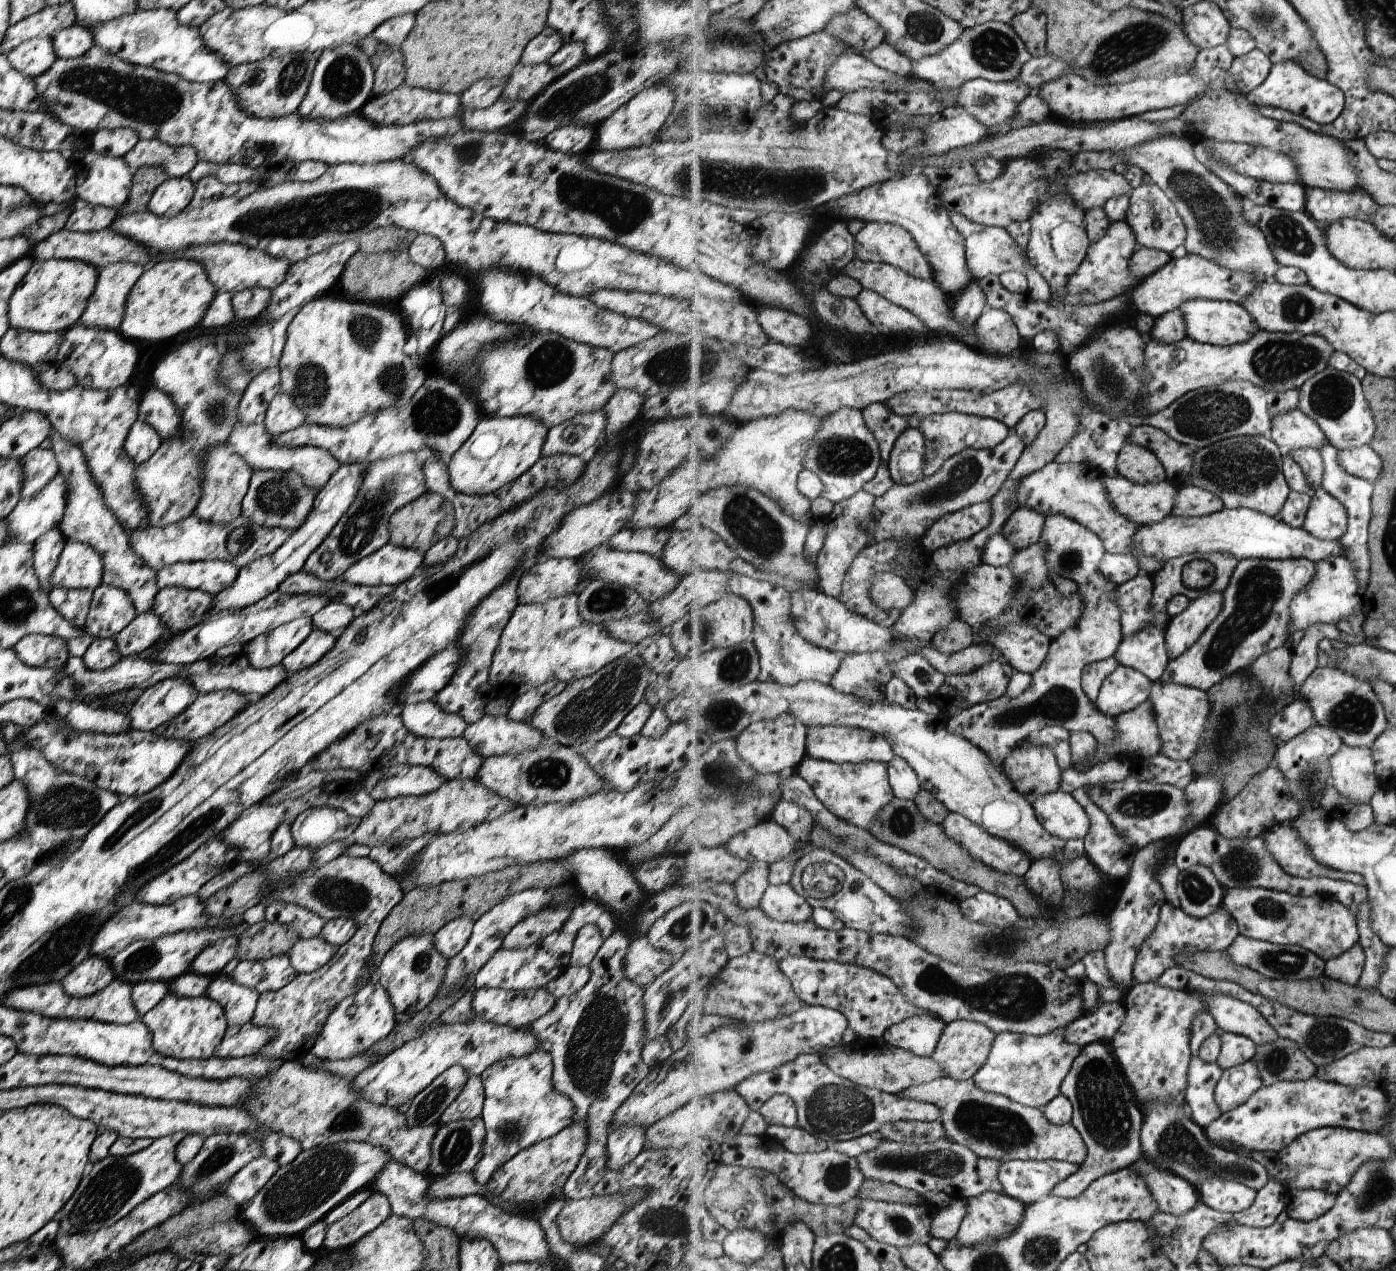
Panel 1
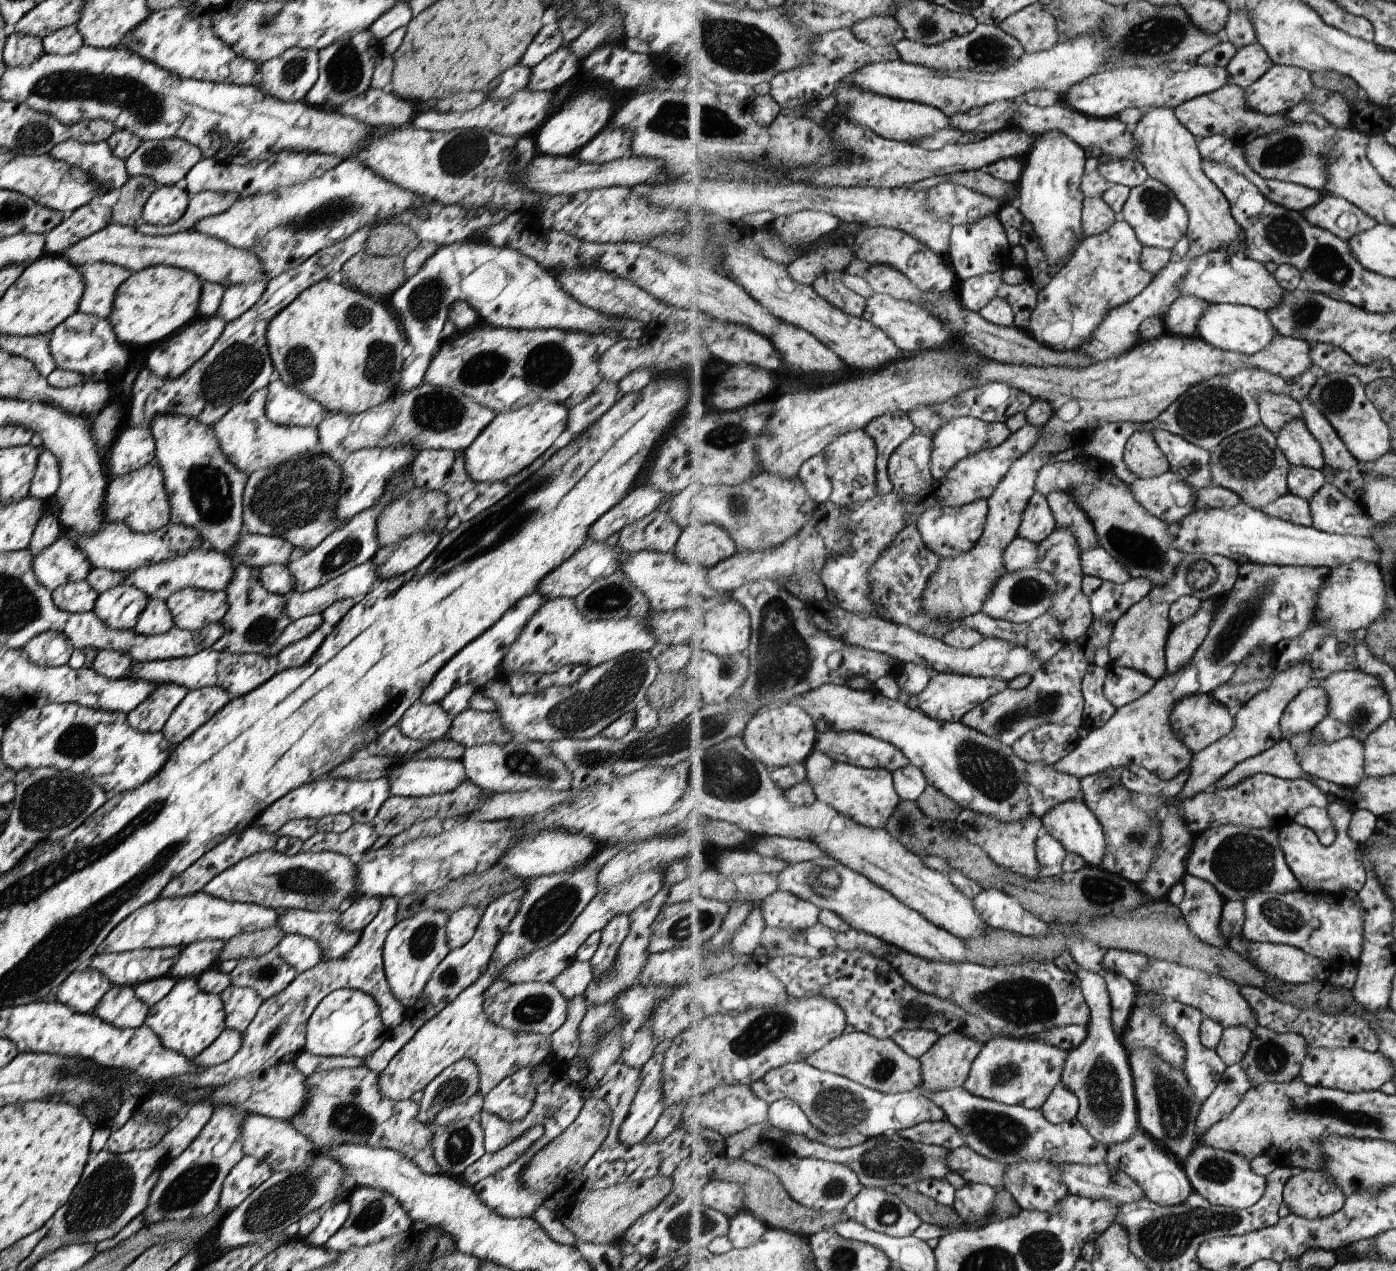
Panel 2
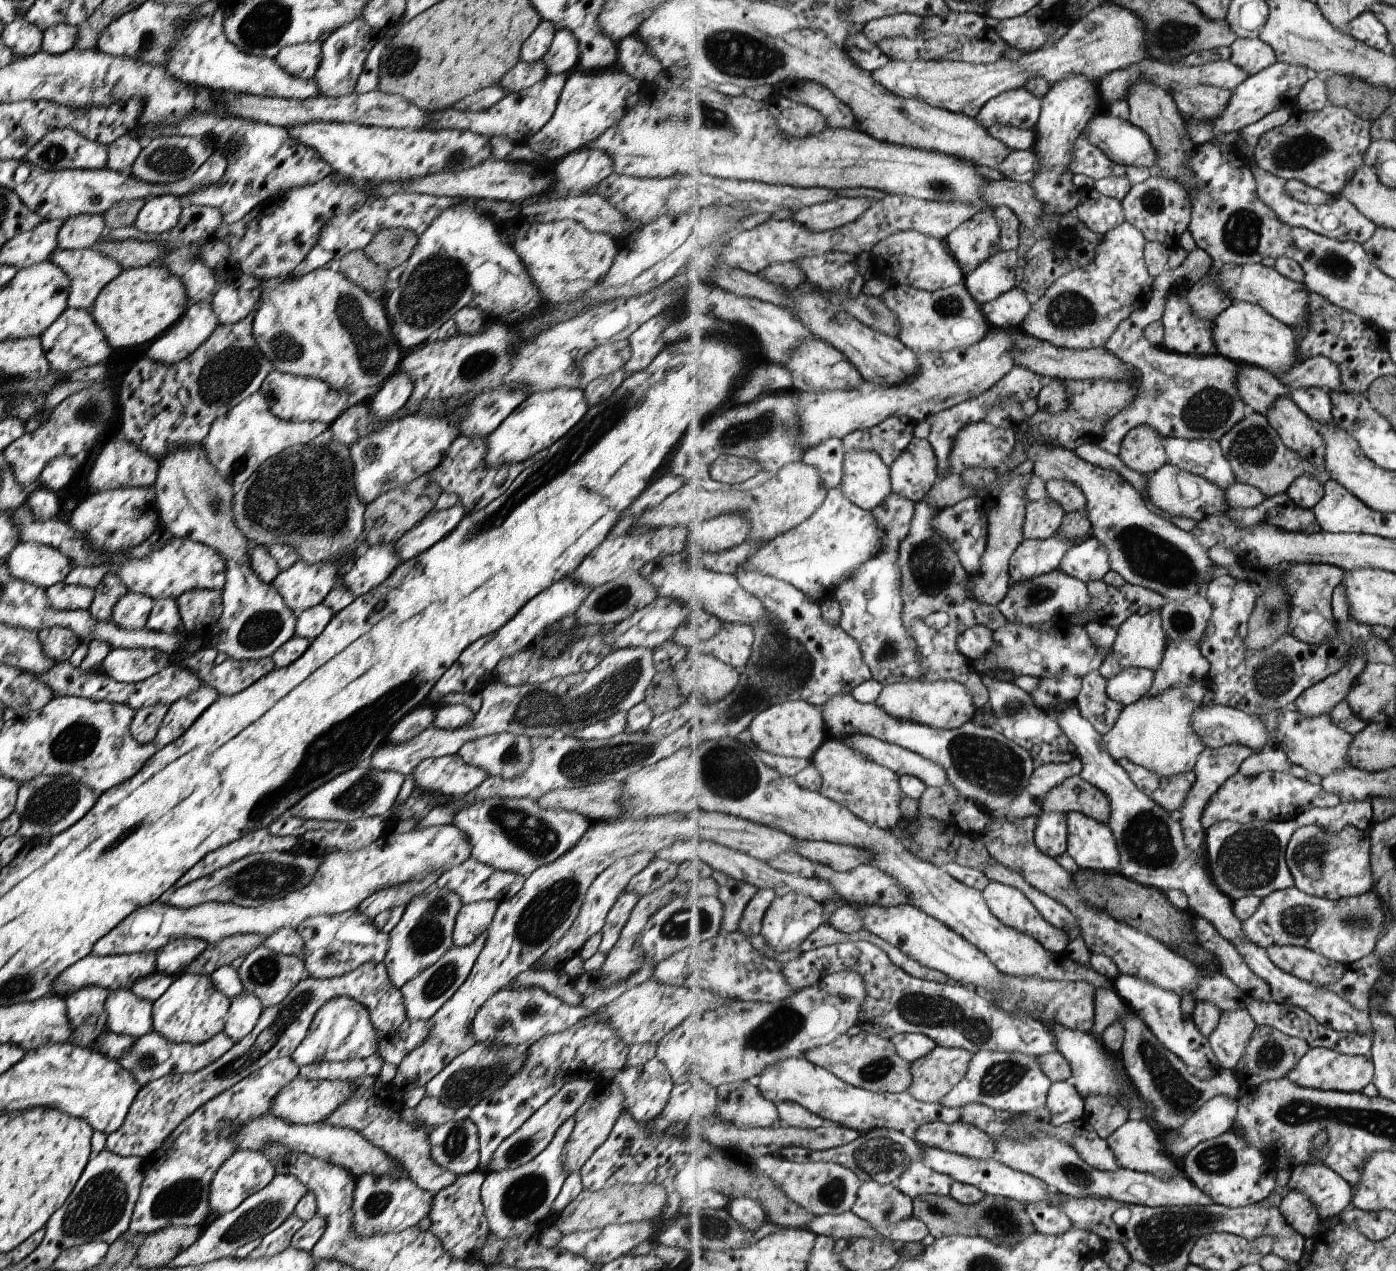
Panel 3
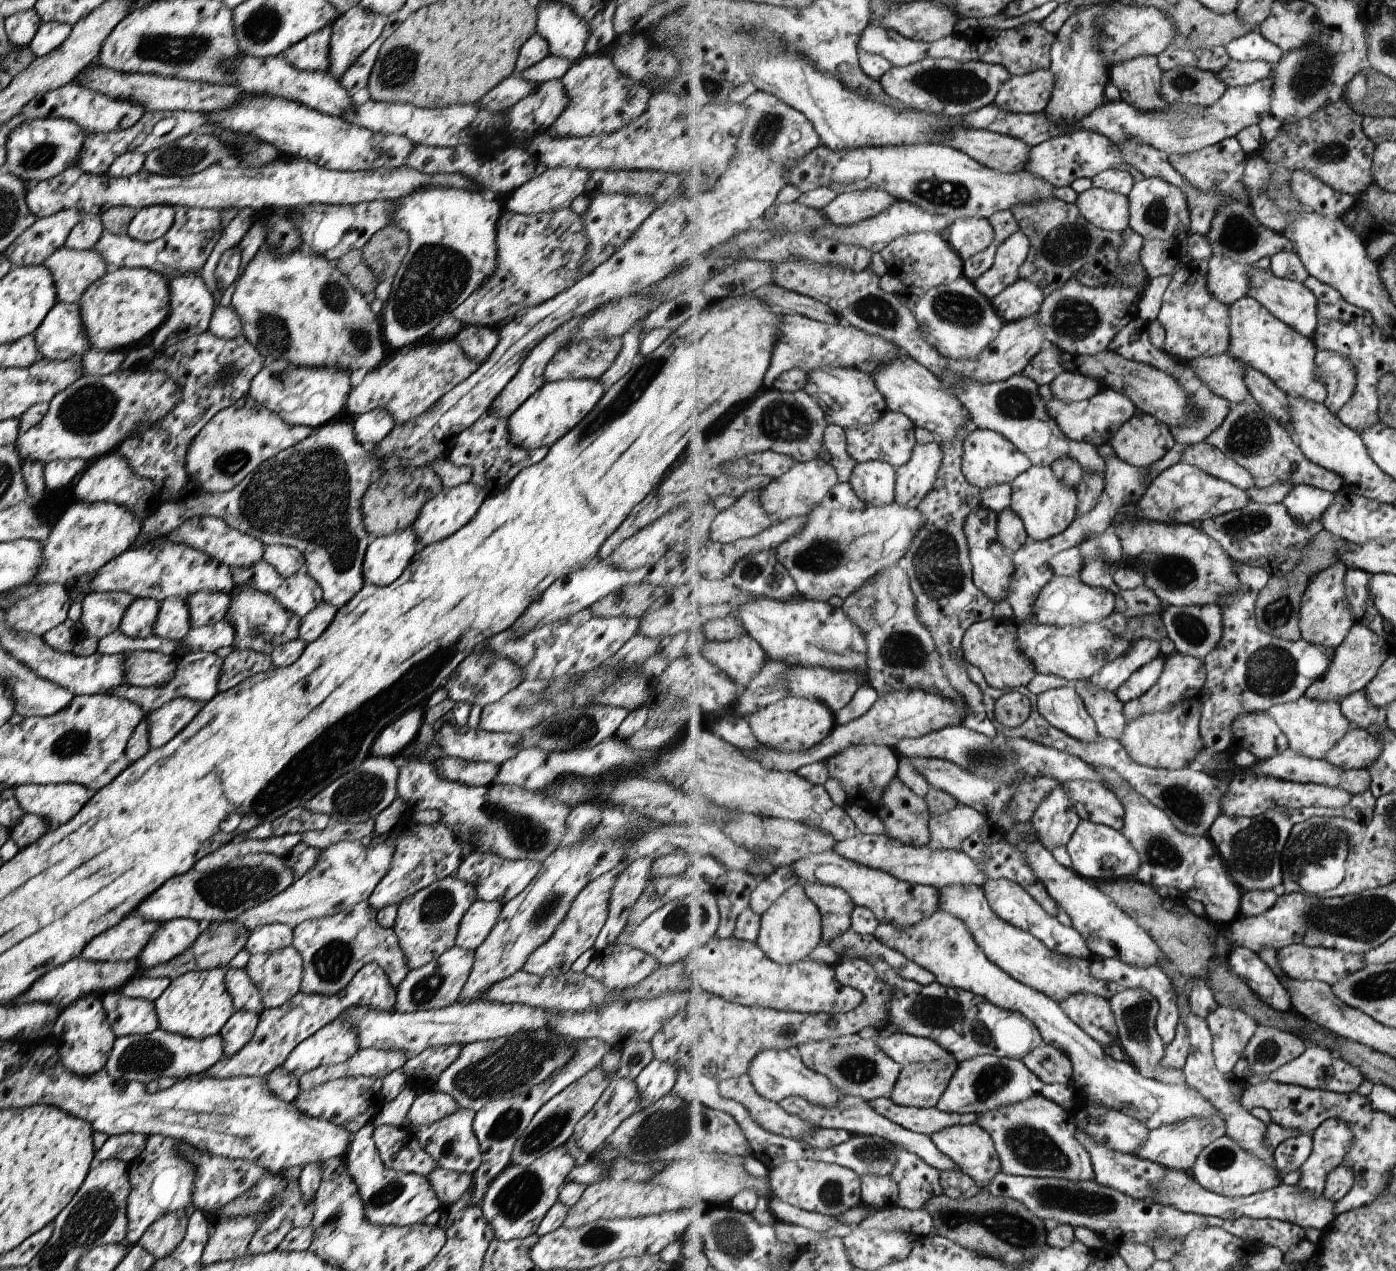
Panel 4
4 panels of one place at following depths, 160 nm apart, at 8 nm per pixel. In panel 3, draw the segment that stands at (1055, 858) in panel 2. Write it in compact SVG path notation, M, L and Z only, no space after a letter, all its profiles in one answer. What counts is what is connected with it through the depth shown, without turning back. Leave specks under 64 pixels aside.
M1042 813L1035 833L1039 850L1057 858L1068 850L1068 824L1066 813Z

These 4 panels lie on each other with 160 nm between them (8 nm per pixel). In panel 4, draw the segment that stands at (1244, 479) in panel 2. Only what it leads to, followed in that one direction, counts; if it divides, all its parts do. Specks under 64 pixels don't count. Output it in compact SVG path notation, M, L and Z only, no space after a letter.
M1254 399L1234 405L1223 425L1219 426L1219 429L1215 430L1205 442L1219 448L1226 456L1237 460L1241 466L1245 466L1253 474L1258 489L1289 482L1293 486L1310 485L1337 493L1345 486L1343 478L1337 472L1326 470L1323 466L1311 462L1303 454L1289 428L1283 426L1283 422L1279 422L1277 416L1269 414Z

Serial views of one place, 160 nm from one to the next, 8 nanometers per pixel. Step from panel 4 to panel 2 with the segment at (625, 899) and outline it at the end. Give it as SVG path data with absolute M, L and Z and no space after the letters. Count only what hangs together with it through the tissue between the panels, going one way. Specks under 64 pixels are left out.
M626 914L615 915L601 930L597 950L588 960L593 977L601 977L612 968L624 936L629 932L629 921Z

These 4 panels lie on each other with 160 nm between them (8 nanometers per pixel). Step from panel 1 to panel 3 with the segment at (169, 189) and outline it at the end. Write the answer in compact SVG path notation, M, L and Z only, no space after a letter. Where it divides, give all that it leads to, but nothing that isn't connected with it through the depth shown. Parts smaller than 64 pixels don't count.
M174 194L155 195L151 200L145 201L145 204L139 209L133 225L135 225L135 228L140 230L143 234L156 238L157 234L170 231L175 224L177 224L179 215L180 208L178 197Z

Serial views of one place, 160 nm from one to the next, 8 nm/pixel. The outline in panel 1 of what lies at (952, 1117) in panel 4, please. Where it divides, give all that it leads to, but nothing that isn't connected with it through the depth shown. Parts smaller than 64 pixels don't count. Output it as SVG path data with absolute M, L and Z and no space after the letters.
M803 1054L795 1061L783 1064L776 1070L757 1074L753 1078L747 1078L741 1082L736 1090L747 1100L752 1111L759 1111L767 1102L779 1094L787 1094L796 1104L799 1111L799 1127L811 1132L813 1136L825 1140L830 1144L840 1141L849 1141L861 1136L874 1134L878 1135L879 1130L886 1124L903 1122L927 1122L942 1121L942 1111L935 1104L901 1098L898 1095L891 1095L877 1089L869 1089L851 1080L843 1079L835 1074L833 1070L825 1063L823 1058L817 1054Z

